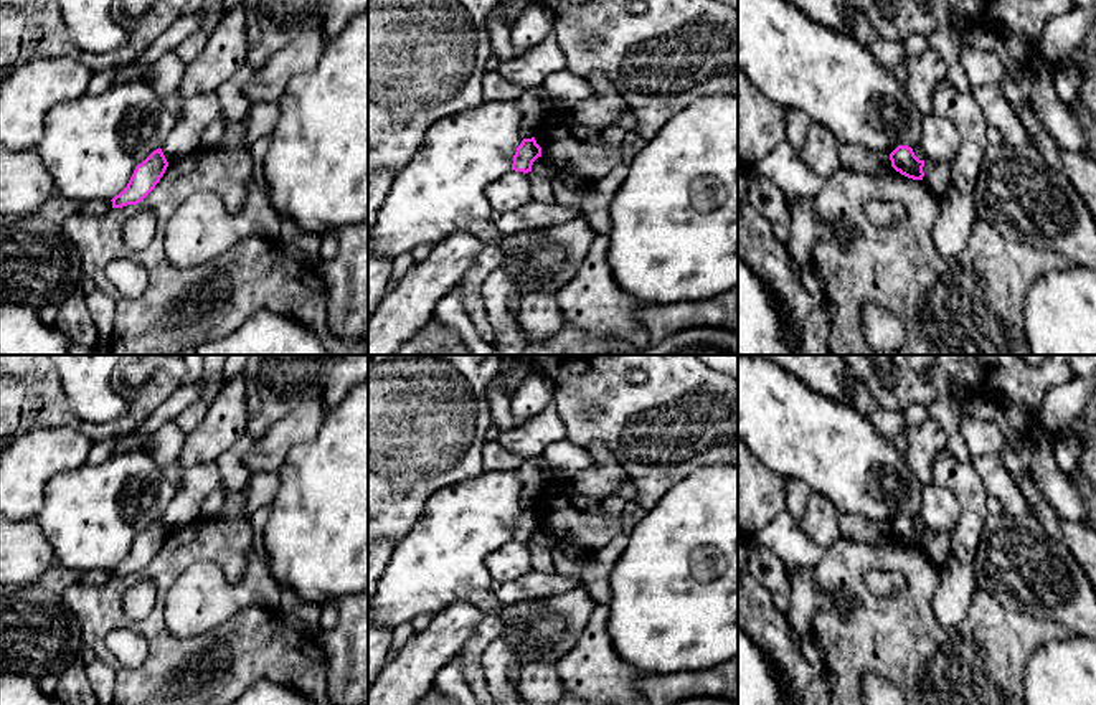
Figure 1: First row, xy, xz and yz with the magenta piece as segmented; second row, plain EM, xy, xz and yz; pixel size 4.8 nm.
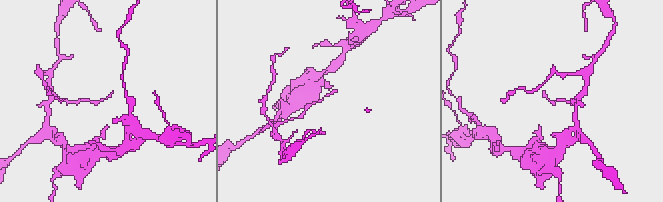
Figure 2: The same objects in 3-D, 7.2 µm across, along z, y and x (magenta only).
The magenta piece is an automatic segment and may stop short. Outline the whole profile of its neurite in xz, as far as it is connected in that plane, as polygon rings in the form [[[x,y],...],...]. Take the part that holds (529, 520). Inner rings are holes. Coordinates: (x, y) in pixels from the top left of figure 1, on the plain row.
[[[535,507],[523,509],[513,525],[512,540],[528,543],[538,527],[541,527],[541,517],[536,513]]]

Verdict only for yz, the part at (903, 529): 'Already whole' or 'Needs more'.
Already whole

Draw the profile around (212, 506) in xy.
[[[223,489],[211,492],[203,502],[201,502],[201,517],[211,518],[220,515],[223,502],[224,502],[226,492]]]

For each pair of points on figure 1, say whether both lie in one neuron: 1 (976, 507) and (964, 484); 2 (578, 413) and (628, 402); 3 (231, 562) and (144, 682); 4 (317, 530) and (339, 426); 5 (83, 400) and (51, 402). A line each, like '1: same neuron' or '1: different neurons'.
1: same neuron
2: same neuron
3: same neuron
4: same neuron
5: different neurons

